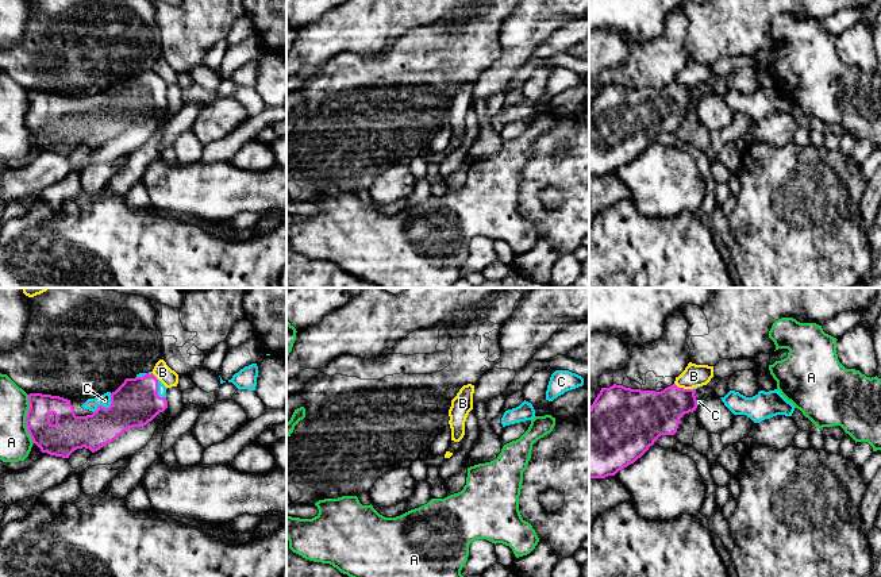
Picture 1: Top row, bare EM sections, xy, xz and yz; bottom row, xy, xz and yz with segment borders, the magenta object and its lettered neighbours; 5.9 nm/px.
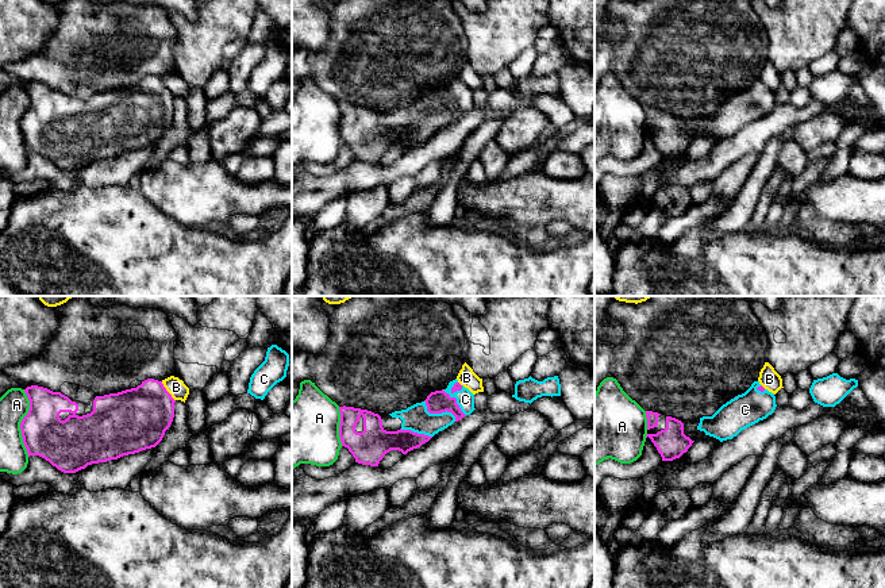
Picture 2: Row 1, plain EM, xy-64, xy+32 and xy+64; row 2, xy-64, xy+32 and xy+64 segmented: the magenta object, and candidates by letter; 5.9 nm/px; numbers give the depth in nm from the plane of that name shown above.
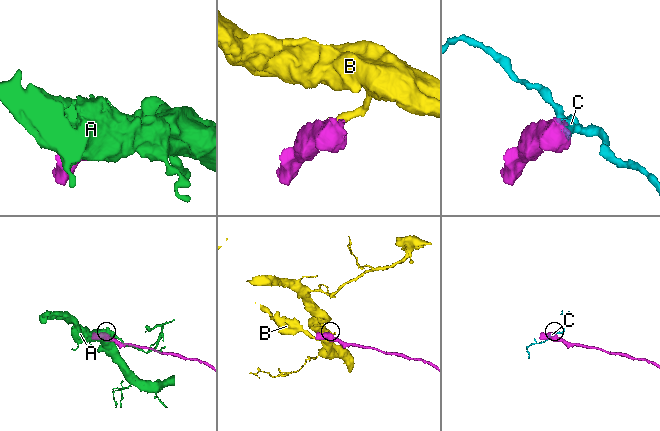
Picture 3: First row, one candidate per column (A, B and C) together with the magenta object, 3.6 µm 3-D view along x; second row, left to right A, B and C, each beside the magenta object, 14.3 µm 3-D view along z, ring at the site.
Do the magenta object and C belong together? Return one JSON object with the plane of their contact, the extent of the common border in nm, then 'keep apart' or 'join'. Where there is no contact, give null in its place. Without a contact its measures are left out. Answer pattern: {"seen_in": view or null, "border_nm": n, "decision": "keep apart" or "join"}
{"seen_in": "xy", "border_nm": 160, "decision": "join"}

